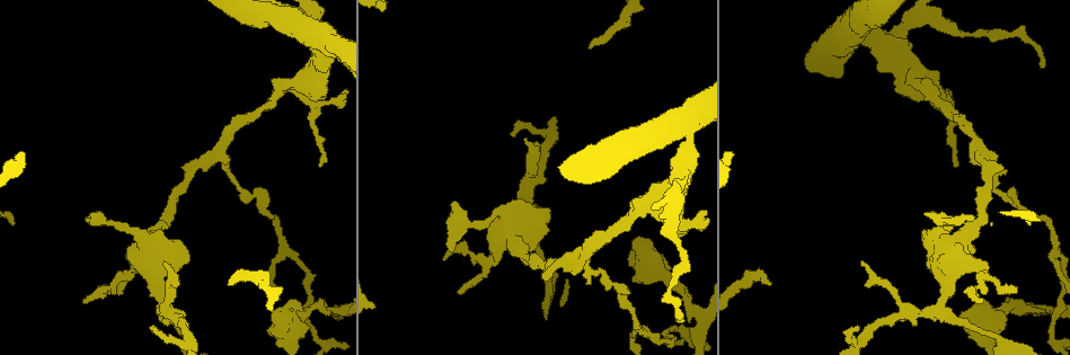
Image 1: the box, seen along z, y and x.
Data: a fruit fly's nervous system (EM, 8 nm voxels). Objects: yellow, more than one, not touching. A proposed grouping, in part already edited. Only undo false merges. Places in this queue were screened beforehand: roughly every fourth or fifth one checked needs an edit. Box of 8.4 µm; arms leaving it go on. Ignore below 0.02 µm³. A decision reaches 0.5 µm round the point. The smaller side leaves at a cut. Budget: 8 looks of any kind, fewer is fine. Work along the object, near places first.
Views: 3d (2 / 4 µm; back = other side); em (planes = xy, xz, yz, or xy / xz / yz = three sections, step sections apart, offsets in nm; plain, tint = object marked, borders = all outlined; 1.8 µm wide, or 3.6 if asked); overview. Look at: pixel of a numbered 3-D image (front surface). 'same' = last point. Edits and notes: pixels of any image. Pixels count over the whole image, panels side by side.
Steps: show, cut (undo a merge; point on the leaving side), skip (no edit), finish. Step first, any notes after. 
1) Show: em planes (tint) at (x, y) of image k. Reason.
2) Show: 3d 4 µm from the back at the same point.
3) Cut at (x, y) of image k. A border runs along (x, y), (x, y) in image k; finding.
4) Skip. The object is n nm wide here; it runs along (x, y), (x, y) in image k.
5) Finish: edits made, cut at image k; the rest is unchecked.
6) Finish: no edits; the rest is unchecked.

Show: 3d 4 µm from the back at (320, 37) of image 1. Three arms meet.

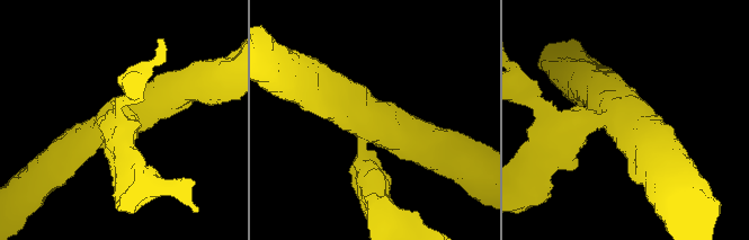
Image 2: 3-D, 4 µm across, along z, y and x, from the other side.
Show: em 3.6 µm planes (tint) at (620, 120) of image 2. Shape alone is not enough.

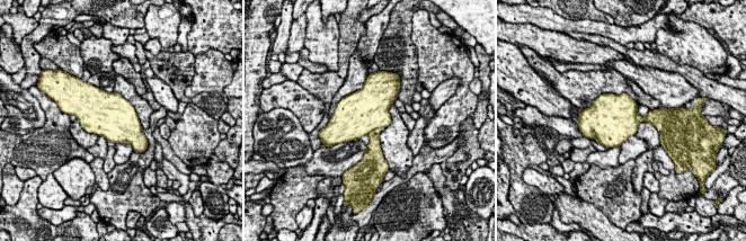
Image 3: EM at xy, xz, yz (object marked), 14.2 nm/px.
Cut at (362, 117) of image 3. The object is 650 nm wide here; a border runs along (380, 127), (367, 134) in image 3; a second neuron is stuck on.

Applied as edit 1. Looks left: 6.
Show: overview. See it whole again.

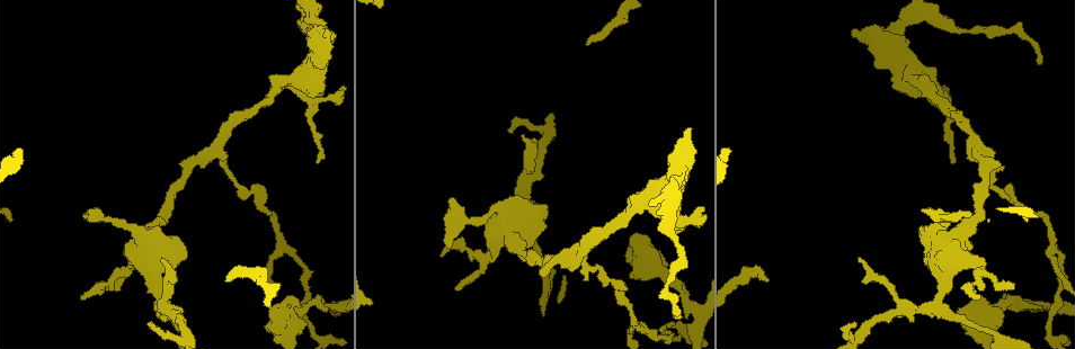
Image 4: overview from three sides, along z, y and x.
Show: 3d 2 µm at (575, 255) of image 4. Arms part here.

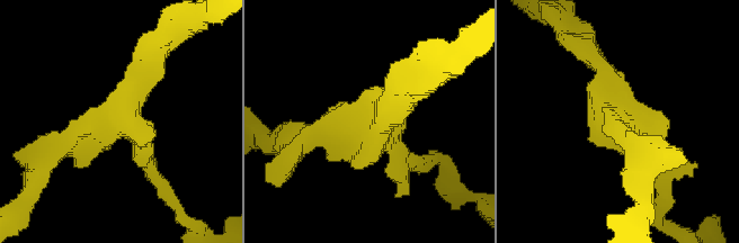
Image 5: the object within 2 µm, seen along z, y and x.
Show: em xy step 4 (tint) at (375, 119) of image 5. 3 arms meet here; need the tissue.

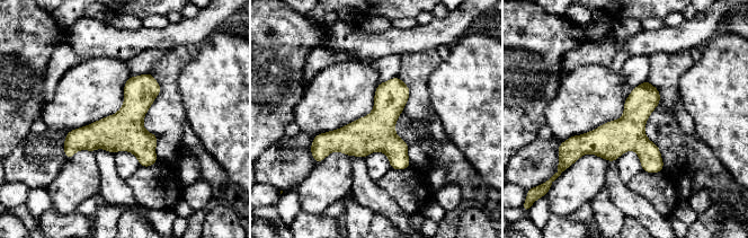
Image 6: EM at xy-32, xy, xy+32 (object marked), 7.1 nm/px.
Show: em planes (tint) at the same point. Cut it another way.

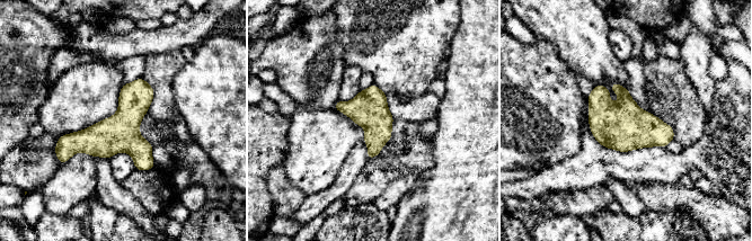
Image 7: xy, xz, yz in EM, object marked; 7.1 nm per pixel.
Skip. All the same neuron.

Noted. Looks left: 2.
Show: 3d 4 µm at (302, 312) of image 4.

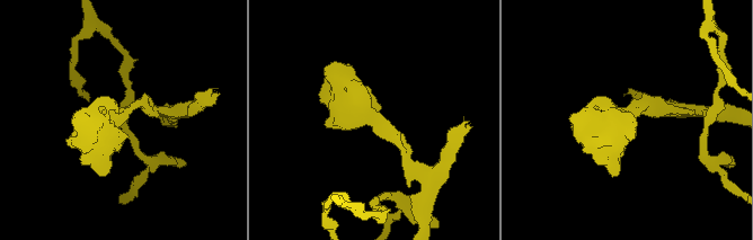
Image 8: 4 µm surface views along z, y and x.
Show: em planes (tint) at (118, 117) of image 8. Now the EM.

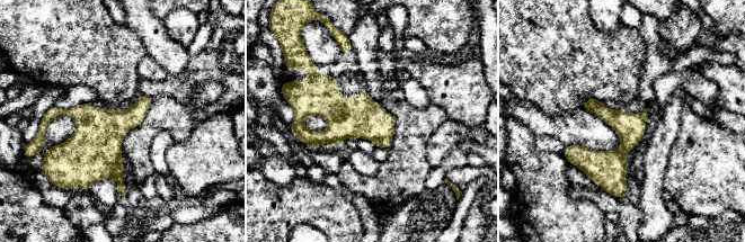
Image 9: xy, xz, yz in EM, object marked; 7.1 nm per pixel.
Skip. The object is 200 nm wide here; all the same neuron.

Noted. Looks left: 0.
Finish: edits made, cut at image 3; the rest is unchecked.

